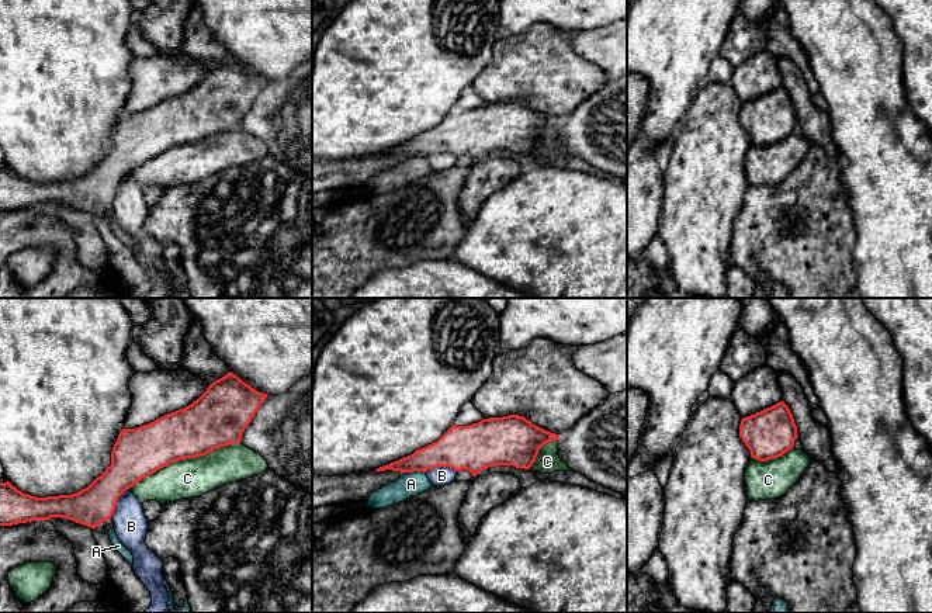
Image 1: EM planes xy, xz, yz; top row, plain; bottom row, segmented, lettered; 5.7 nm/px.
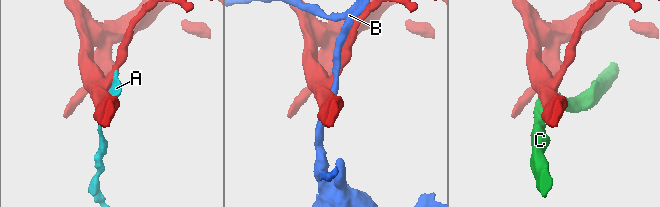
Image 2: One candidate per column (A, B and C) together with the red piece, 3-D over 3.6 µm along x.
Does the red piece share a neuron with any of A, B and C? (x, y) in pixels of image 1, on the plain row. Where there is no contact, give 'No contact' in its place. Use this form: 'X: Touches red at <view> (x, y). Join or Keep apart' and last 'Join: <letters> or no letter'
A: Touches red at xz (416, 155). Keep apart
B: Touches red at xz (440, 151). Keep apart
C: Touches red at xy (184, 144). Join
Join: C

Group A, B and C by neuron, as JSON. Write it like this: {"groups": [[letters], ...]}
{"groups": [["A"], ["B"], ["C"]]}

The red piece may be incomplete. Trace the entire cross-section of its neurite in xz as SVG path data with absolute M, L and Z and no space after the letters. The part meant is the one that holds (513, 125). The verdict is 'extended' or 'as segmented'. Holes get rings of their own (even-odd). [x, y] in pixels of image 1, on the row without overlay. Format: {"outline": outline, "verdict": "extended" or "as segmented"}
{"outline": "M523 101L482 104L468 111L453 110L437 127L375 156L426 157L429 153L467 155L475 162L495 150L529 155L538 135L559 120L547 117Z", "verdict": "as segmented"}

